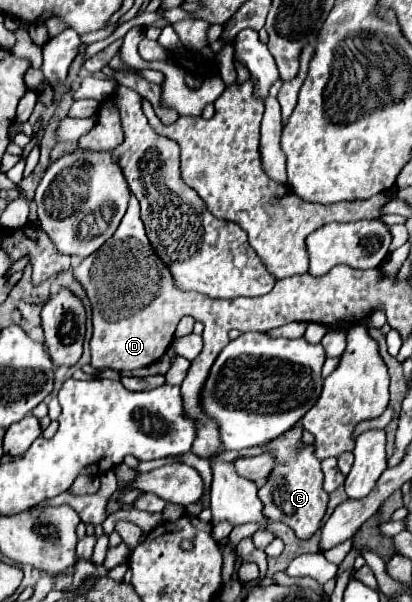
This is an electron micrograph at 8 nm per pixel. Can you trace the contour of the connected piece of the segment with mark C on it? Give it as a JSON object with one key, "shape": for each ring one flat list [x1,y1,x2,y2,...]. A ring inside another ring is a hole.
{"shape":[[297,423,287,433,265,445,265,449,275,459,275,467,269,473,265,485,259,489,259,497,265,505,267,517,287,523,299,539,309,539,319,529,329,497,323,491,323,471,321,471,321,461,315,455,315,447,303,443,301,435,303,435,303,425]]}

